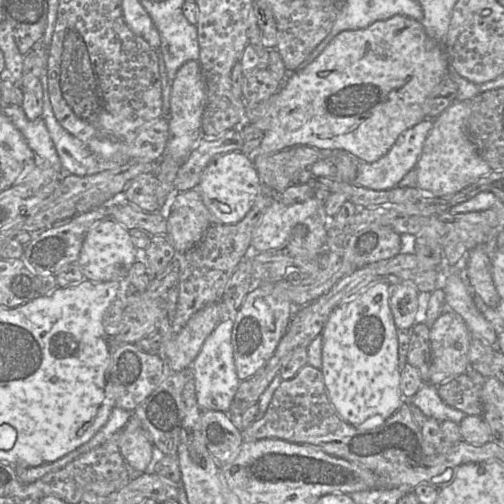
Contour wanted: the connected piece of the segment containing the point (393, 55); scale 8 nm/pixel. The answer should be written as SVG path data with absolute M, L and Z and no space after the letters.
M396 15L387 20L376 21L364 29L339 33L312 63L302 70L289 72L280 89L270 98L259 104L246 104L244 122L254 123L264 132L257 152L275 152L293 146L311 146L320 151L347 151L362 161L372 163L384 156L403 132L426 118L423 105L432 91L445 78L449 78L449 62L443 46L427 35L420 22L404 15Z

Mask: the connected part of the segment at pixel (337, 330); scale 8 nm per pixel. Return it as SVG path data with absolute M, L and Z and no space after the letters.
M378 282L337 306L322 330L321 372L339 416L358 427L374 415L387 419L400 407L398 329L389 305L390 285Z

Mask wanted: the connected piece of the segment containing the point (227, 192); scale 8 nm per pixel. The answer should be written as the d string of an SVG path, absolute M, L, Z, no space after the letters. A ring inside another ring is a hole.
M236 151L213 157L202 172L197 190L212 215L213 223L235 224L249 212L261 187L252 159L241 151Z

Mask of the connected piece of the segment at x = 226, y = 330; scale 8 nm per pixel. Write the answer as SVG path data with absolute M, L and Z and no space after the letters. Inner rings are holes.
M234 320L220 322L205 339L191 369L194 380L196 401L201 410L228 412L240 384L237 376L231 345Z

